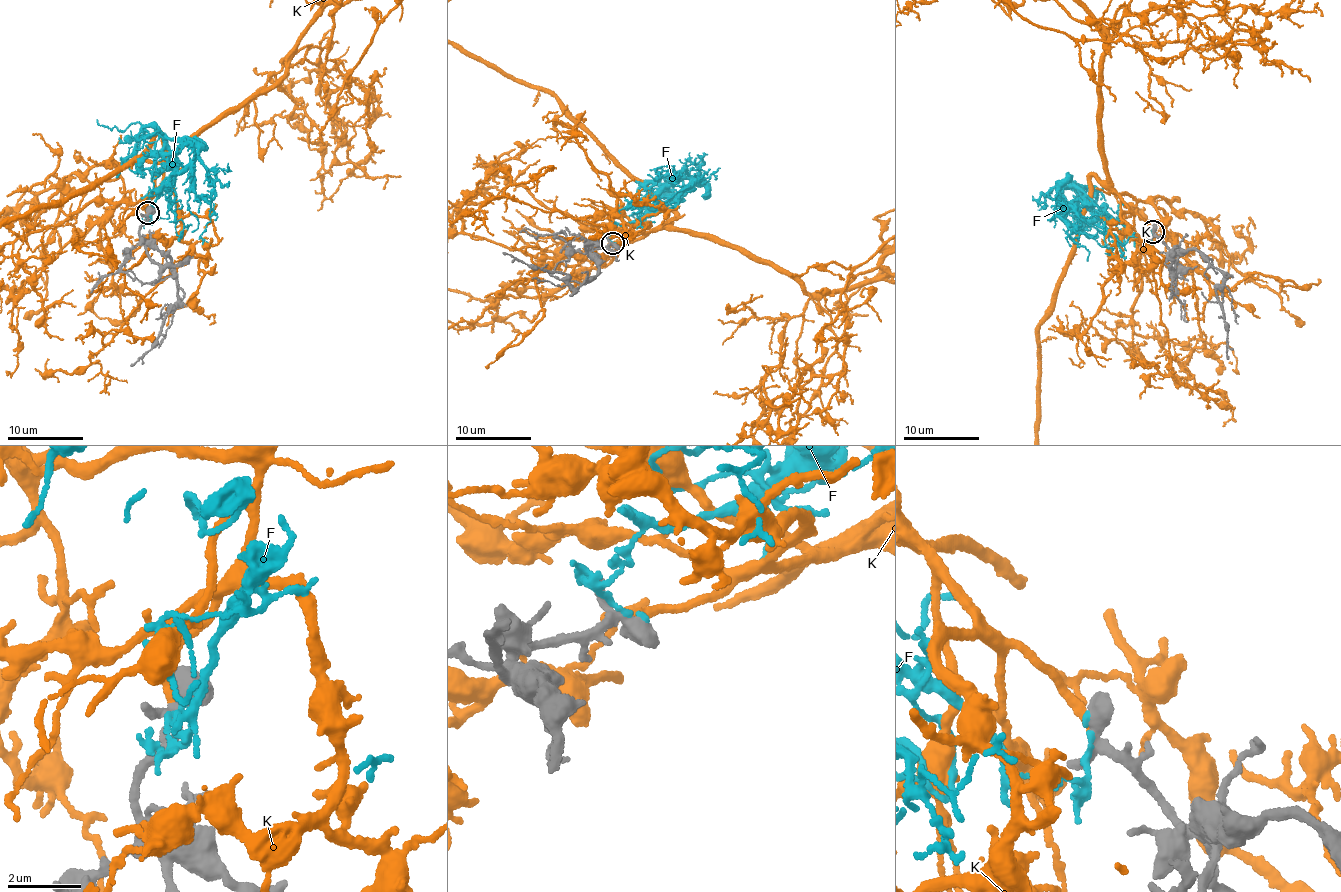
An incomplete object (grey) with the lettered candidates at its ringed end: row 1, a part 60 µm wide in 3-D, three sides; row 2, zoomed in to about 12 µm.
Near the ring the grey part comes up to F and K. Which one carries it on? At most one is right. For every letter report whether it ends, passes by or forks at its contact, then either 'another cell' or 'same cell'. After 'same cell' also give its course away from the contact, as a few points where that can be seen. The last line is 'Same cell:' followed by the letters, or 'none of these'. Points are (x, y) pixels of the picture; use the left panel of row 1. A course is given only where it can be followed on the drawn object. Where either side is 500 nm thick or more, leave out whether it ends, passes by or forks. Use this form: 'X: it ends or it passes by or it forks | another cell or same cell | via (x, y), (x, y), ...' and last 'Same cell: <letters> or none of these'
F: it ends | another cell
K: it ends | same cell
Same cell: K

